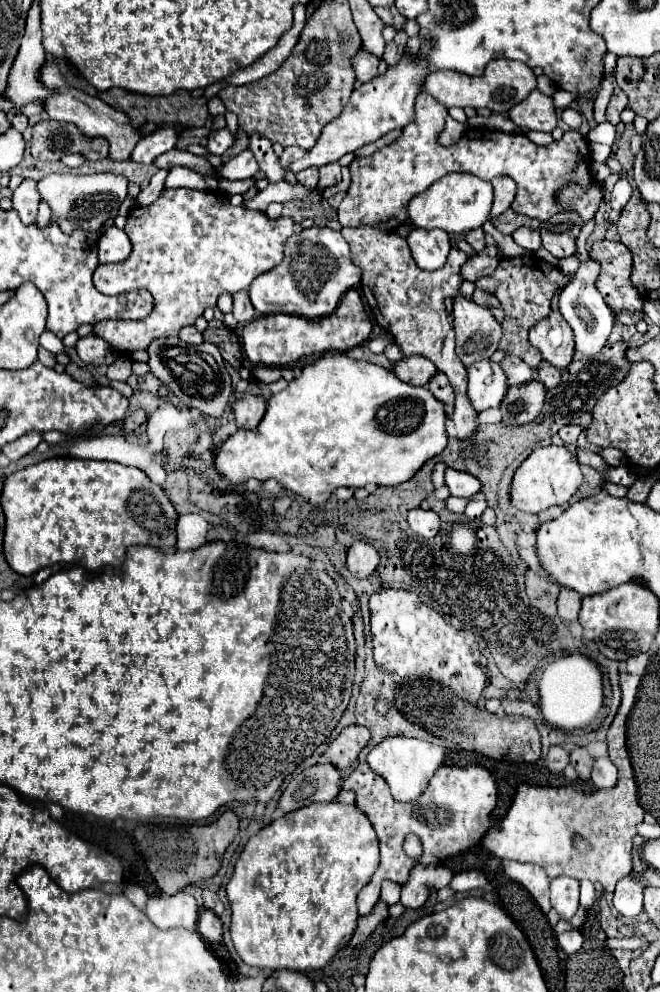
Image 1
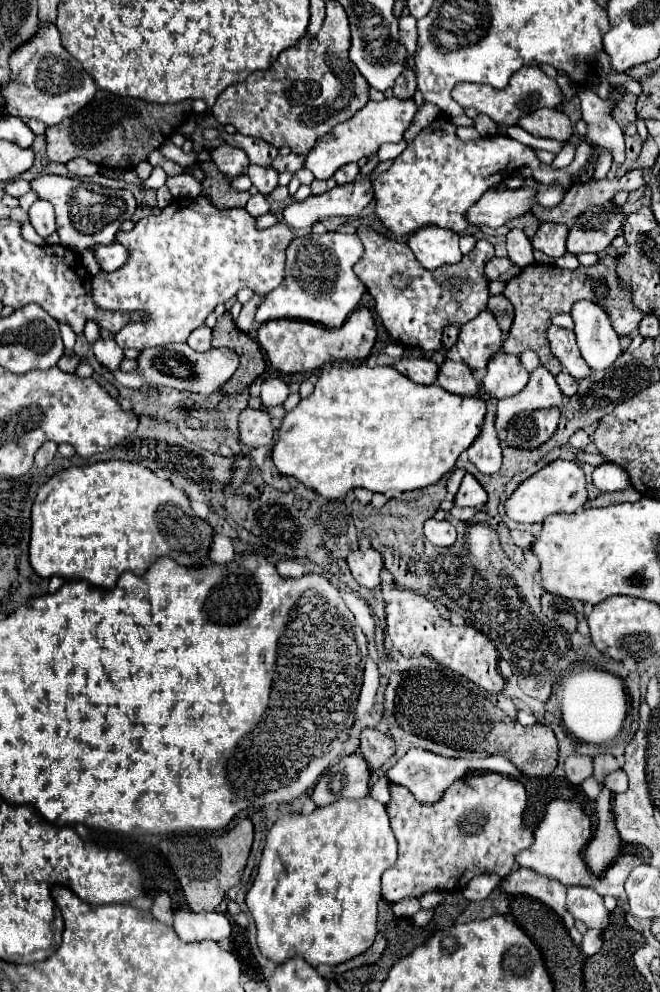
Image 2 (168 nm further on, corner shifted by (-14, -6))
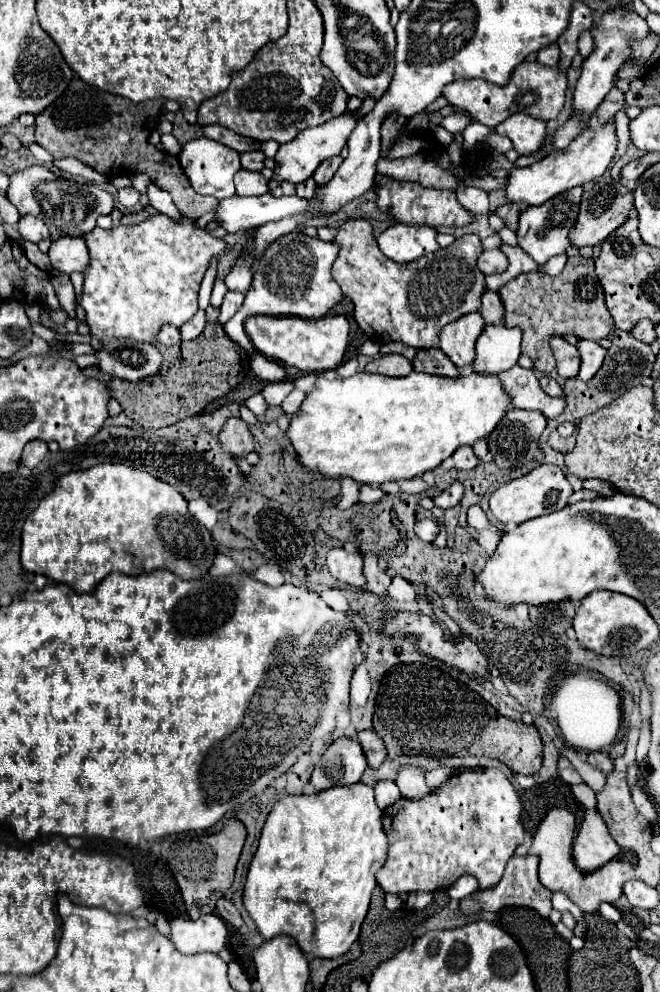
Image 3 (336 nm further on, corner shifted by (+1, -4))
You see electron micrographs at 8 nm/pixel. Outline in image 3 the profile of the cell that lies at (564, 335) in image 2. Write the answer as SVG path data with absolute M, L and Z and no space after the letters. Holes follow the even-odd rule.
M552 337L550 345L552 345L552 351L554 351L556 363L558 363L556 365L558 375L564 377L564 379L576 377L578 375L578 367L580 367L580 355L578 355L576 345L570 345L568 341L564 341L560 337Z

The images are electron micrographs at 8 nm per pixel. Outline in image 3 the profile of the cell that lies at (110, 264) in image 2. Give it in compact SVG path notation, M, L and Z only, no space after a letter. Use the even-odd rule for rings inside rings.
M60 237L52 241L48 257L56 271L68 275L74 271L82 273L88 265L88 247L84 245L82 237Z

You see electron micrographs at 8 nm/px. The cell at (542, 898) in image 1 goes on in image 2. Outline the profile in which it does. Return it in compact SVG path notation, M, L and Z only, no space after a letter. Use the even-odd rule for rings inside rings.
M517 867L503 883L503 891L511 895L529 895L533 899L539 899L549 905L559 917L563 917L563 913L567 911L565 889L567 887L563 887L559 881L549 879L529 867Z

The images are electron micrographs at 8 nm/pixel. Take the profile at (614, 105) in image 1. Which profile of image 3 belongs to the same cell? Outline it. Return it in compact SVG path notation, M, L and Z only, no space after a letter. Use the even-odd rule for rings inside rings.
M612 87L608 97L604 97L604 101L598 105L596 117L600 123L604 123L604 121L610 121L622 109L624 109L624 93L618 87Z

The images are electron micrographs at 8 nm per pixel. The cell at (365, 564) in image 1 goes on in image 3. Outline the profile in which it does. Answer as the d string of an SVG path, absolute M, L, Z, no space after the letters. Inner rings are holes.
M342 547L330 549L326 559L332 577L354 587L362 587L366 583L366 577L362 575L362 563L364 561L360 553L348 553Z

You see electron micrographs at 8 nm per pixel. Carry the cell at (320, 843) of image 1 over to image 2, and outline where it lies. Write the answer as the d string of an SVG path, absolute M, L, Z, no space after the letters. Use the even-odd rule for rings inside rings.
M363 797L357 801L351 799L337 799L335 803L327 805L327 807L319 807L309 815L283 815L275 821L275 825L269 829L267 833L267 841L265 841L265 849L259 861L259 871L257 877L251 885L251 889L245 895L245 903L253 915L255 927L257 927L257 947L259 951L273 963L281 965L293 957L301 957L305 959L311 967L317 965L339 965L345 963L357 955L361 955L363 951L367 951L377 935L377 903L381 899L381 875L385 869L389 869L397 859L397 841L395 835L389 827L389 817L385 813L385 805L371 799L371 797Z

